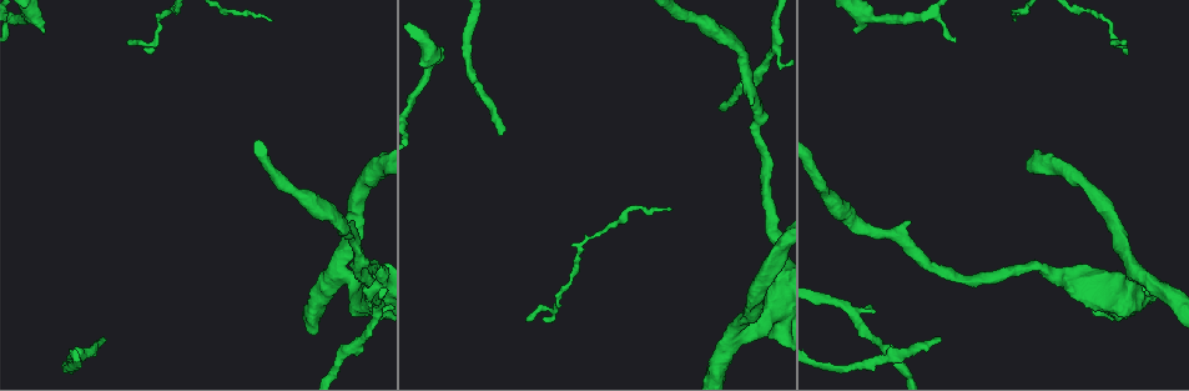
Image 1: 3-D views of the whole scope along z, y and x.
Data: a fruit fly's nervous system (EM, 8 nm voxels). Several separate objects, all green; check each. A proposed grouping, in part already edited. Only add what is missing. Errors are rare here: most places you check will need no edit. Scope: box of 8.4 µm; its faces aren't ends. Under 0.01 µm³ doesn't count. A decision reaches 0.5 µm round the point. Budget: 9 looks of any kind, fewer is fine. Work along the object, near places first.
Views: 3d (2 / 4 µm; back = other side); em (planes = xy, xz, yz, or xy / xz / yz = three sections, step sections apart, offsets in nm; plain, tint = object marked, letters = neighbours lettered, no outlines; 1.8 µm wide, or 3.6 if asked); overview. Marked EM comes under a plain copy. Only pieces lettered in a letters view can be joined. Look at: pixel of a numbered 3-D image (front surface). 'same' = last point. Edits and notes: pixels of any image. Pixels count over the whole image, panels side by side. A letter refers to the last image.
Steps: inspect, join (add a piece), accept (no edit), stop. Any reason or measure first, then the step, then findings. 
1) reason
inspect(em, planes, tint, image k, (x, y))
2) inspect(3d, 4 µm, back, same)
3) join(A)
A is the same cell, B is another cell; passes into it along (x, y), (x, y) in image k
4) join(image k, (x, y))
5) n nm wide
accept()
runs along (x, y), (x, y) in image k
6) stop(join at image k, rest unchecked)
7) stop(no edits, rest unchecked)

free end
inspect(em, yz, step 4, letters, image 1, (498, 132))

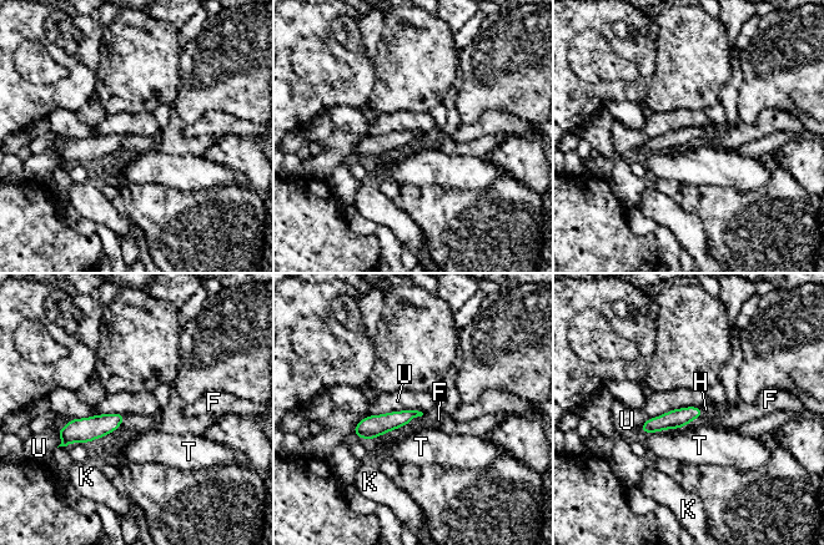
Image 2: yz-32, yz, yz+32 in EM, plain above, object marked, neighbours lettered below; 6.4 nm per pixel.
join(H)
H is the same cell, F, K, T and U are other cells; passes into it along (677, 418), (702, 412), (706, 409) in image 2; it goes on there

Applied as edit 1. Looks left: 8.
inspect(overview)

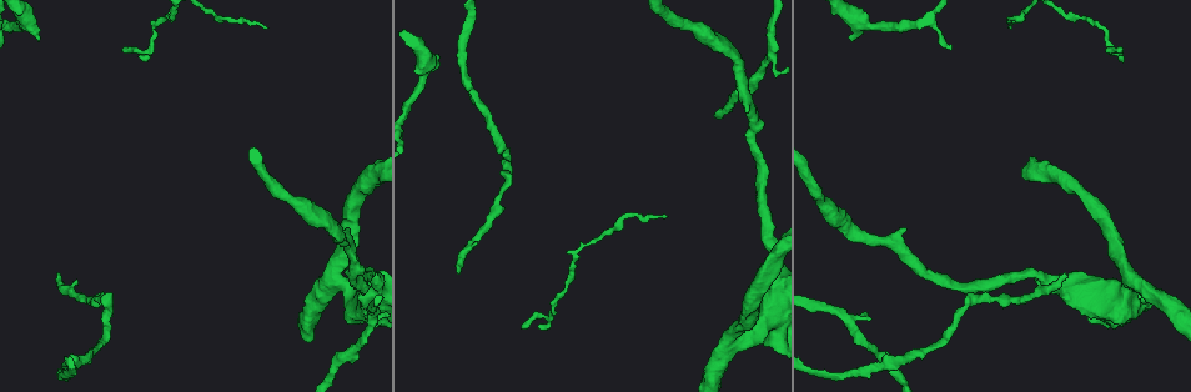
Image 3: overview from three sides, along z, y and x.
branch stops here
inspect(3d, 2 µm, image 3, (1063, 274))

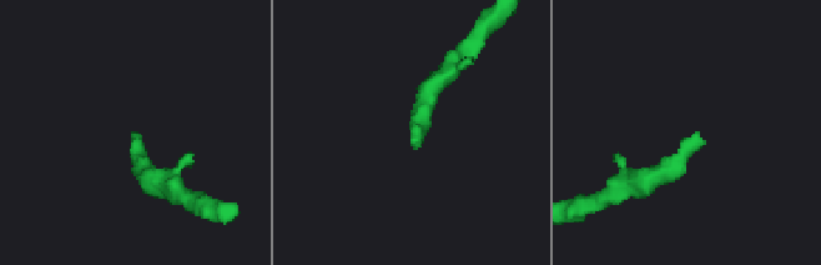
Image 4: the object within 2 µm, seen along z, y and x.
inspect(em, planes, letters, image 4, (695, 134))

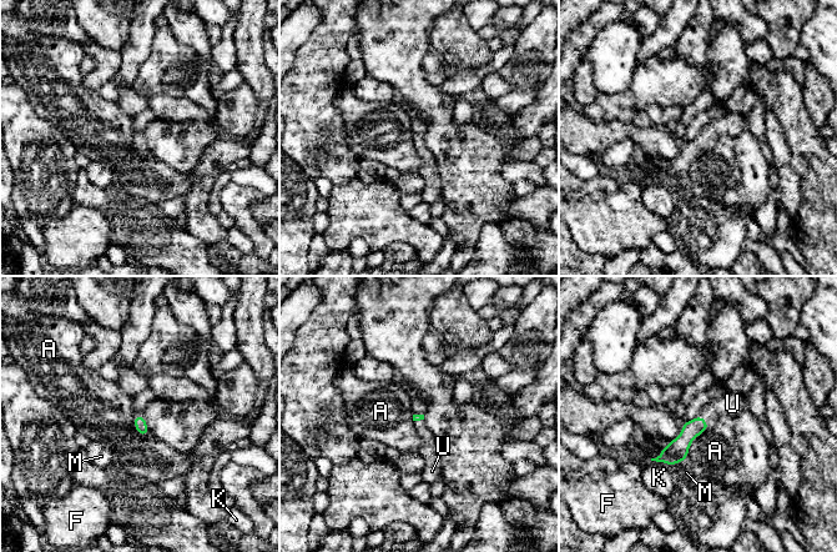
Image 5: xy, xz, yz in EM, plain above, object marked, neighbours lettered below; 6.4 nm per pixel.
join(U)
U is the same cell, A, F, K and M are other cells; passes into it along (677, 448), (706, 422), (732, 404) in image 5; the neuron continues

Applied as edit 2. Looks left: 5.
inspect(overview)

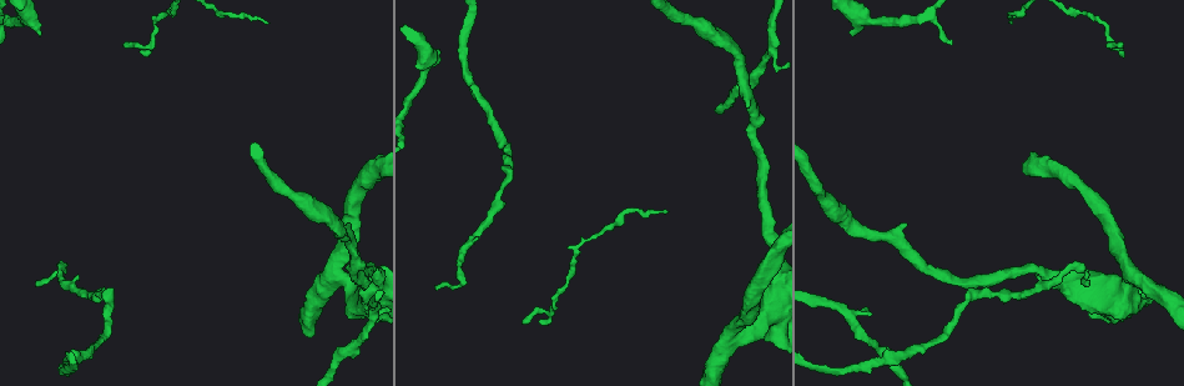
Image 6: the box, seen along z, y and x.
sudden change in width
inspect(3d, 4 µm, image 6, (746, 331))

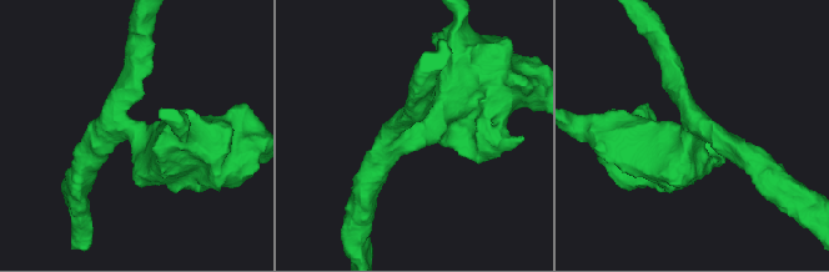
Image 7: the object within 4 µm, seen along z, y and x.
3 arms; arms of 280, 320, 550 nm
inspect(em, planes, tint, image 7, (130, 126))

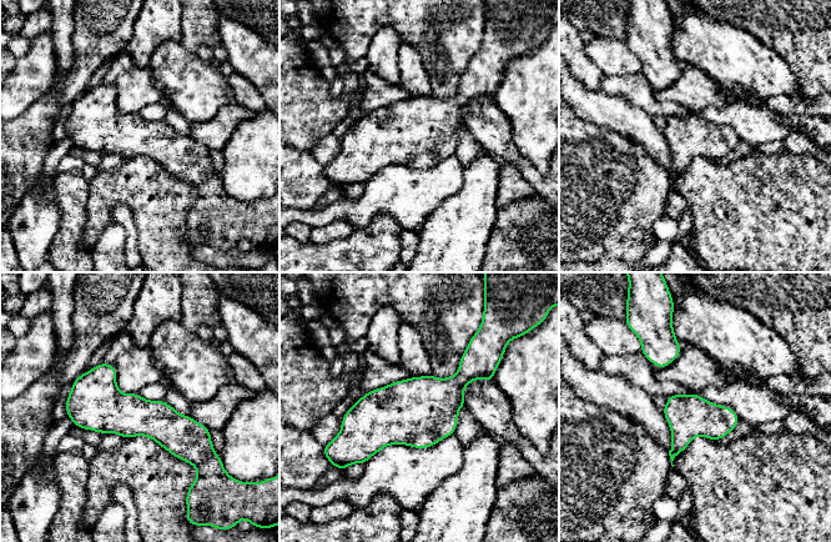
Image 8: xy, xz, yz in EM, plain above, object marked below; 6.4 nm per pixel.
what lies round it
inspect(em, planes, letters, same)

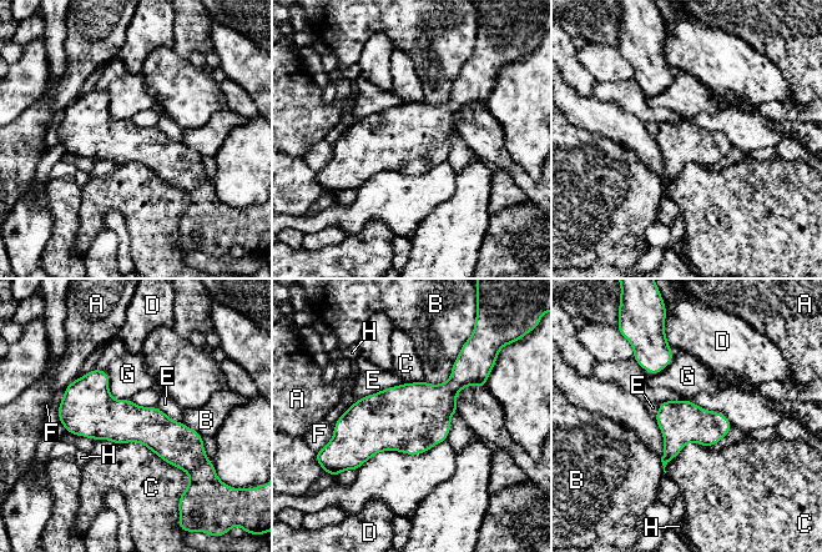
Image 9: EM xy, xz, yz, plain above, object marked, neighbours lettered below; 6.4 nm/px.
C touches over 550 nm
accept()
A, B, C, D, E, F, G and H are other cells; none of them fits

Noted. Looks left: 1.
tapers out
inspect(em, planes, letters, image 6, (665, 213))

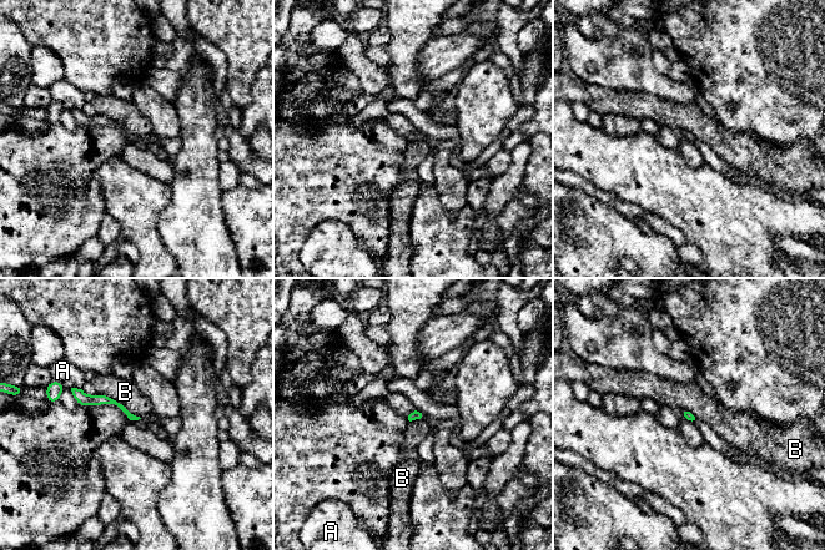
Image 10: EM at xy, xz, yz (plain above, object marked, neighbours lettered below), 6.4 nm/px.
accept()
A and B are other cells; border along (96, 392), (115, 399), (141, 418) in image 10; none of them fits

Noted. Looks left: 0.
stop(join at image 2, join at image 5, rest unchecked)

